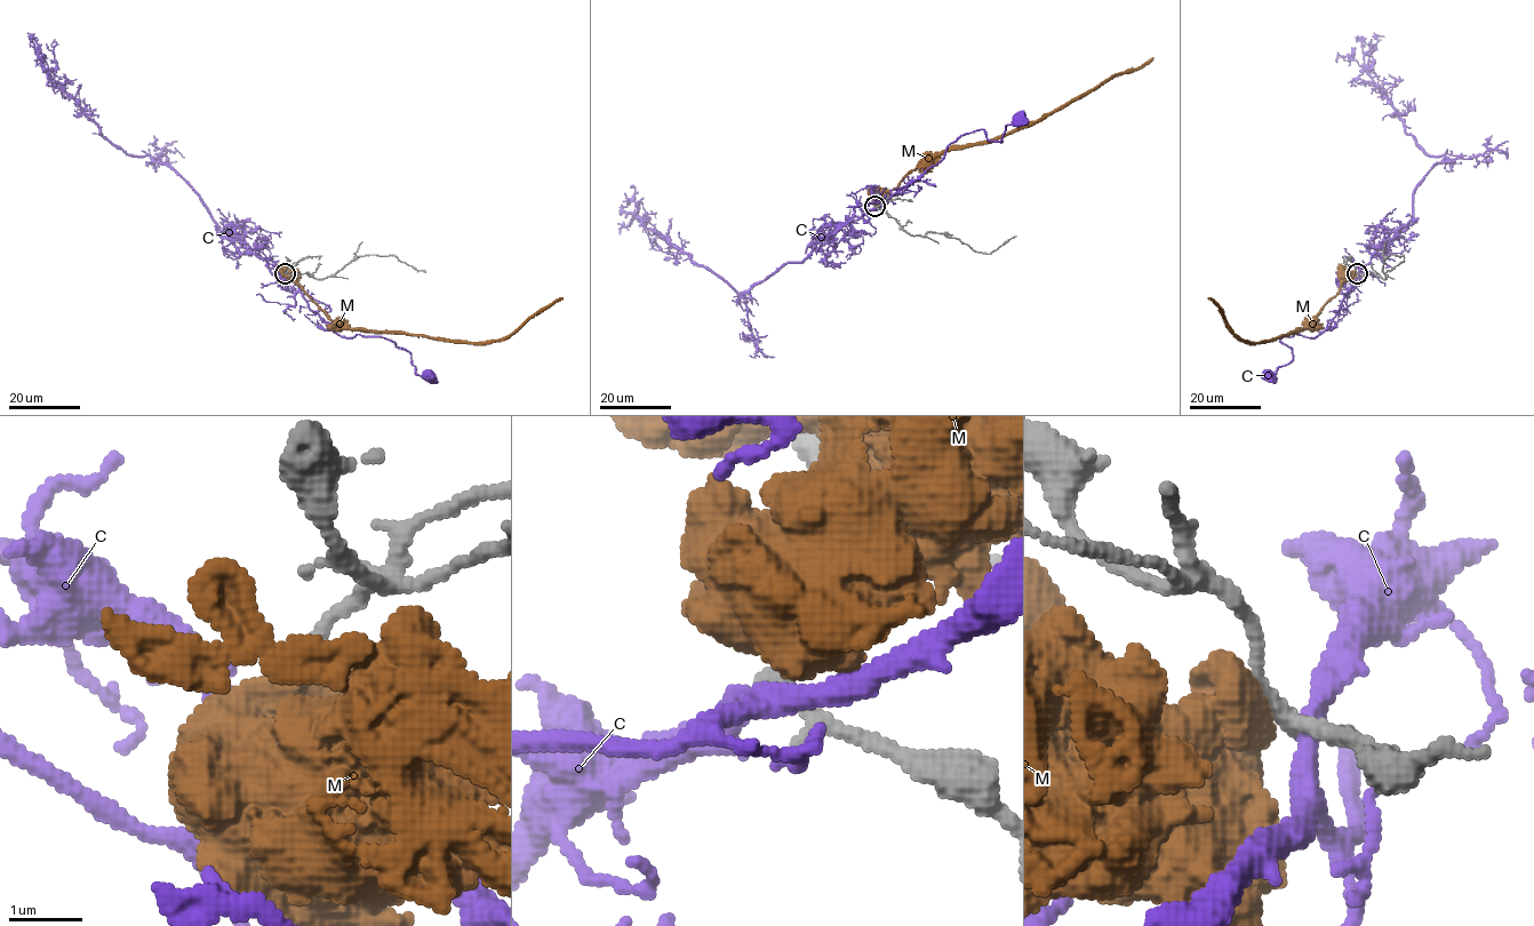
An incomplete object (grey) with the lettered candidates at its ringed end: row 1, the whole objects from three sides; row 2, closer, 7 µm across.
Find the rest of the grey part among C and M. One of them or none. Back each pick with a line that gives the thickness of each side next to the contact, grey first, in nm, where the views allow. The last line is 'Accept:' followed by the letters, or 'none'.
Accept: none

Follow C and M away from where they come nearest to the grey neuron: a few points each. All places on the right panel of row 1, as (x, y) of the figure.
C: (1357, 273), (1340, 312), (1318, 336), (1284, 336), (1280, 341), (1291, 349), (1292, 359), (1268, 376)
M: (1356, 271), (1301, 332), (1260, 342), (1241, 340), (1207, 297)

